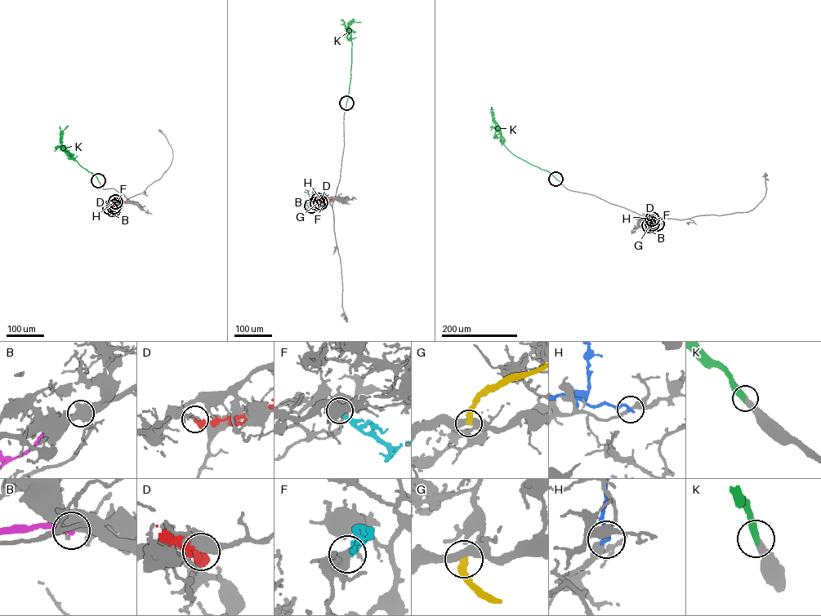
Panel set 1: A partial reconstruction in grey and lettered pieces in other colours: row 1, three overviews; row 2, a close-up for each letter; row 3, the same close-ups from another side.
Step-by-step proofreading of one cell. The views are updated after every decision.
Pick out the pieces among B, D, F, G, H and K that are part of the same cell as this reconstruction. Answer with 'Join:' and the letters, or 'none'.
Join: K

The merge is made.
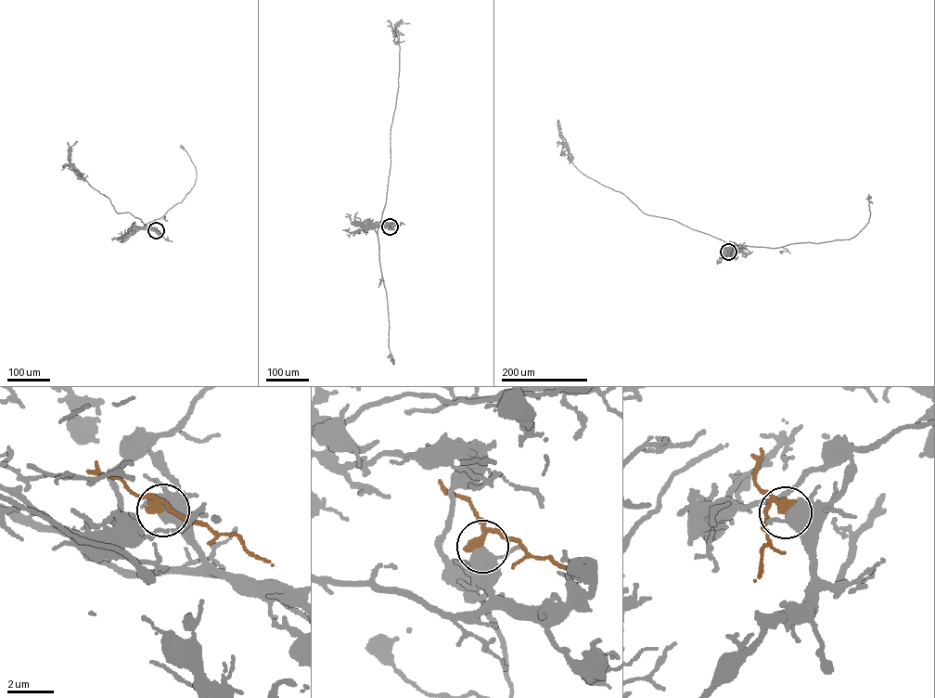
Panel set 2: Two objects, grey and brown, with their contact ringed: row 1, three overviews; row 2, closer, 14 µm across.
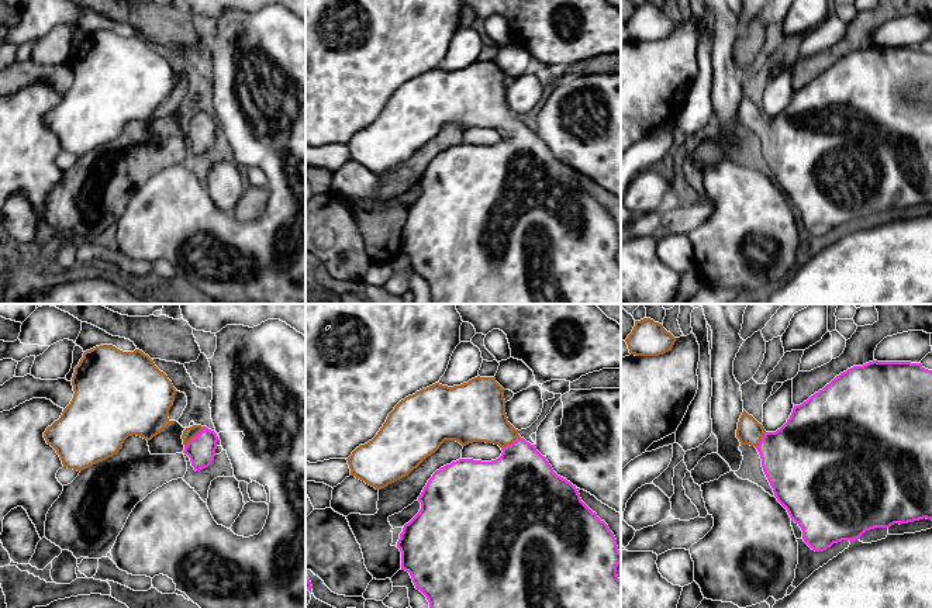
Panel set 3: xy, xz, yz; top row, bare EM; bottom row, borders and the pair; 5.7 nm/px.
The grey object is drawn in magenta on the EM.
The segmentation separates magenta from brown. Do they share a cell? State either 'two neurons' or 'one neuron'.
one neuron

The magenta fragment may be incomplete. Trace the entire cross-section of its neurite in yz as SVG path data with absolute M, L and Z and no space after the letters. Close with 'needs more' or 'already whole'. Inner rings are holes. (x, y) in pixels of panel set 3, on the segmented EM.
M873 360L863 366L853 366L807 401L794 405L787 422L776 432L766 432L763 425L743 410L738 422L736 438L741 445L750 445L757 449L774 497L787 509L791 521L801 528L804 542L815 552L824 552L842 540L853 542L874 528L890 528L894 524L901 525L924 518L932 519L932 370L925 369L921 363Z | needs more

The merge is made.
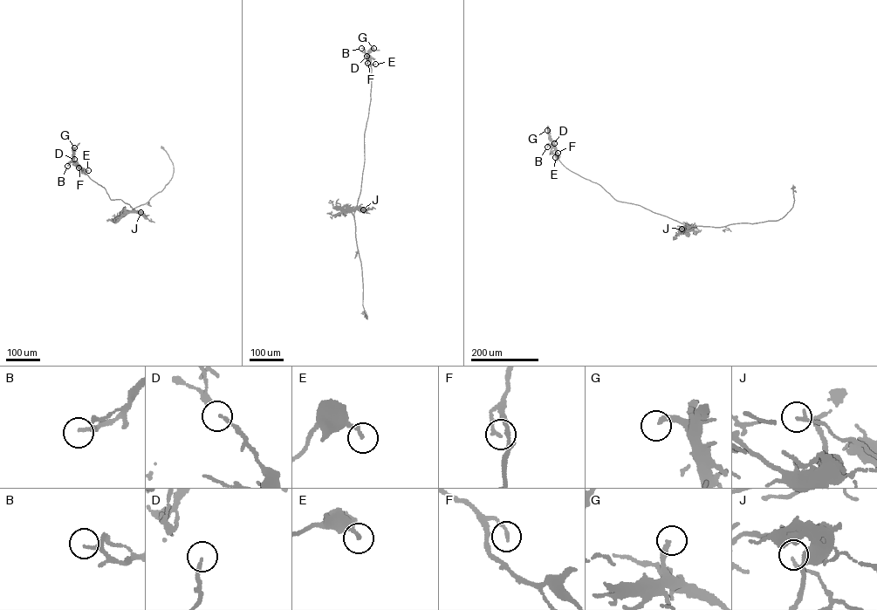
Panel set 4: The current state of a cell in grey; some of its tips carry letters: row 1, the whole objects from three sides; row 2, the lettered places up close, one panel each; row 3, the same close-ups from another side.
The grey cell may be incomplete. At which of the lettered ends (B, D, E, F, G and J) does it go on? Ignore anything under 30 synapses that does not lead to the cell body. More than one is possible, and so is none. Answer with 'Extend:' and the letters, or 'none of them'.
Extend: B, G

